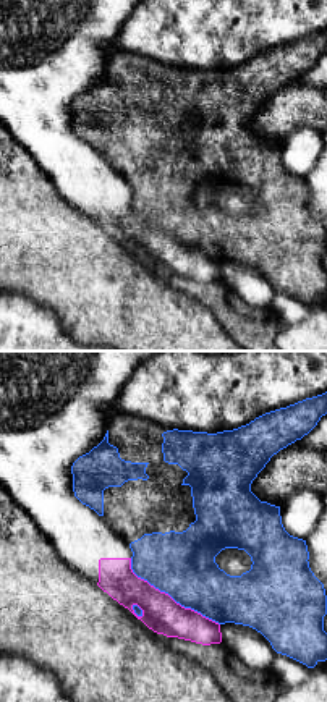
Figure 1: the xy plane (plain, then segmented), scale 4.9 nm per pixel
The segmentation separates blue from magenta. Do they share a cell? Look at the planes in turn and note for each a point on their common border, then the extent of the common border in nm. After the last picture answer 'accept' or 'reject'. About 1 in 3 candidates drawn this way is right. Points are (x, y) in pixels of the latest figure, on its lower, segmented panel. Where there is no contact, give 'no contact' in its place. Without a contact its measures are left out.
(170, 596) | 550 nm

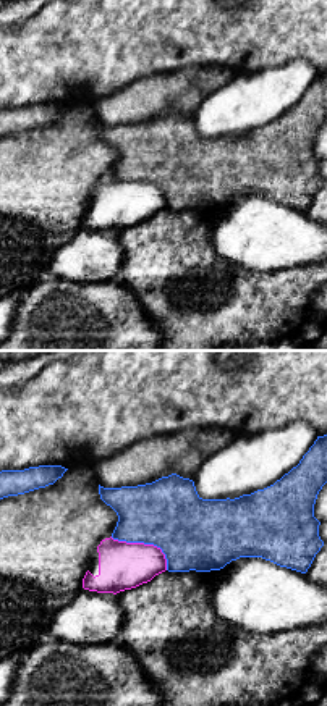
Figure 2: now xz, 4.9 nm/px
(146, 543) | 340 nm

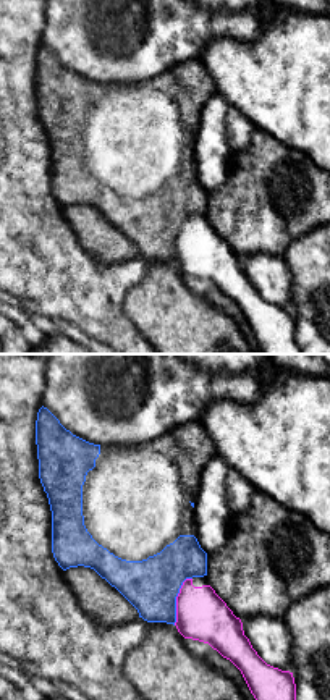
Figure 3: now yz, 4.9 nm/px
(175, 600) | 260 nm

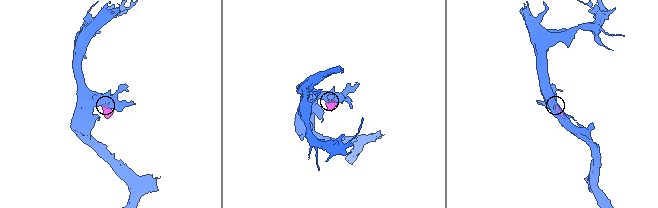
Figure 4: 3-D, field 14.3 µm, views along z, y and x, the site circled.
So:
reject

